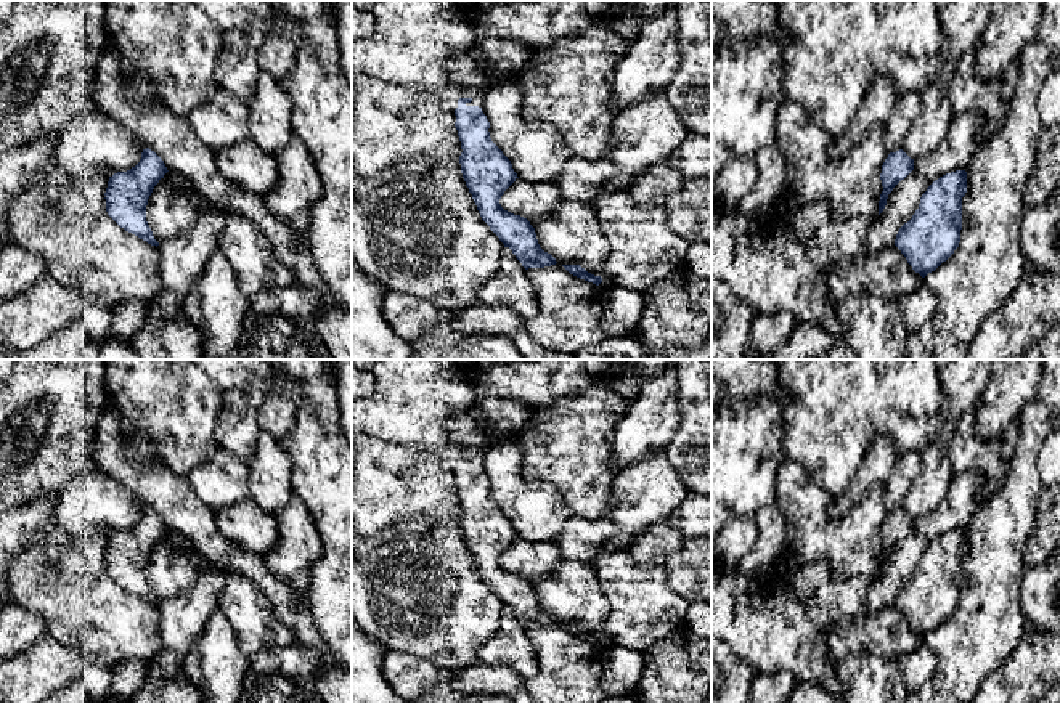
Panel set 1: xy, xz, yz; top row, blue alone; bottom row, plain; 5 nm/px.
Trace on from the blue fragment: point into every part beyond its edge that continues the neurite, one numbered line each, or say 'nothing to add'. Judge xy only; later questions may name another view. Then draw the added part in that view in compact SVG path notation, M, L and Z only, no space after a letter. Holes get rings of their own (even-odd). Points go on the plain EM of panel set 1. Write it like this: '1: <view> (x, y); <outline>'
nothing to add

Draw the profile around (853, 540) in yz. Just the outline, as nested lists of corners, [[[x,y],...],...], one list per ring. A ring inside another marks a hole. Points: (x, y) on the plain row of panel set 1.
[[[785,457],[776,478],[776,506],[784,514],[789,549],[797,560],[827,560],[834,579],[875,579],[882,525],[888,517],[883,490],[885,485],[874,483],[843,517],[830,518],[827,509],[835,498],[800,462]]]

